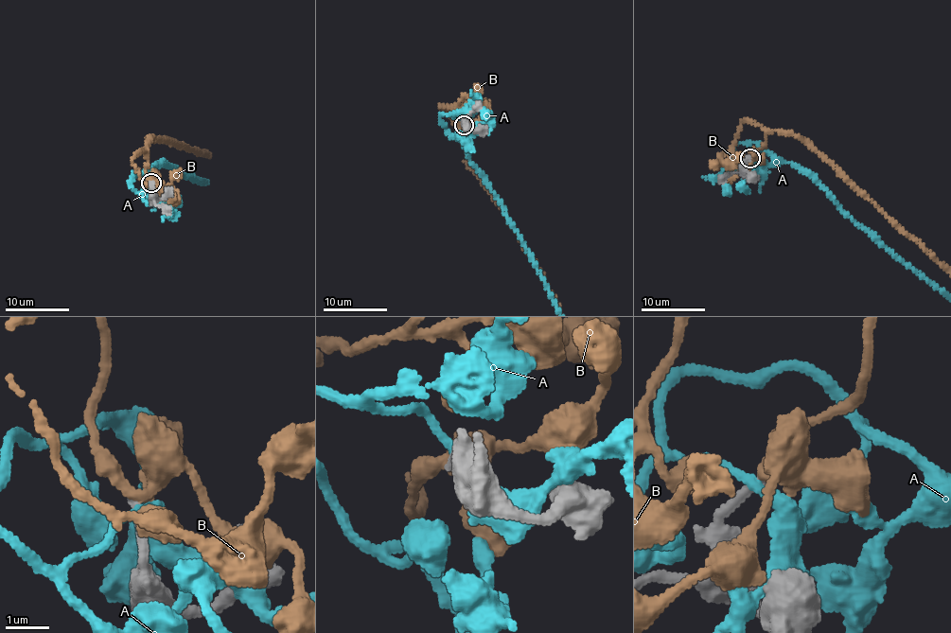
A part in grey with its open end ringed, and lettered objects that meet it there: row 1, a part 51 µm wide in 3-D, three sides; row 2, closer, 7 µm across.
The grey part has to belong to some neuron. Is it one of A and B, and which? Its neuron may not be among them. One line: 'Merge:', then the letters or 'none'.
Merge: none

